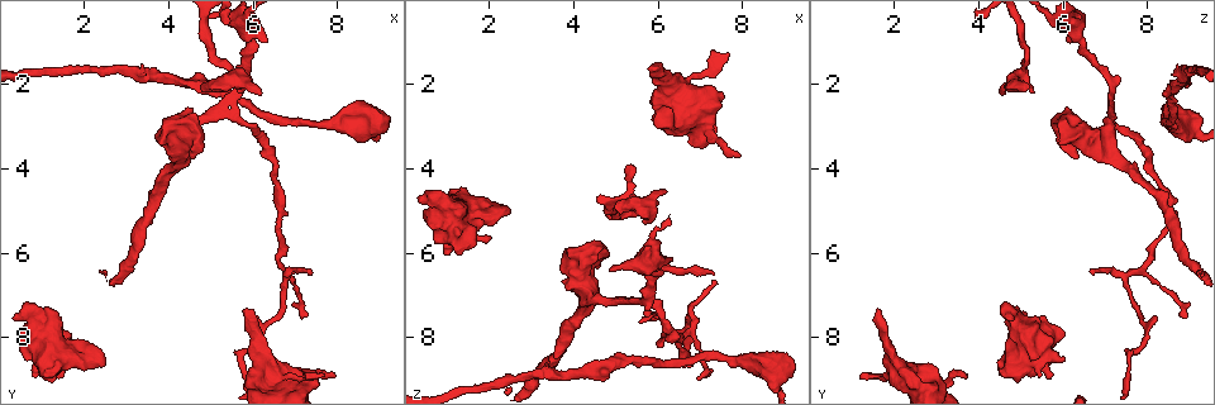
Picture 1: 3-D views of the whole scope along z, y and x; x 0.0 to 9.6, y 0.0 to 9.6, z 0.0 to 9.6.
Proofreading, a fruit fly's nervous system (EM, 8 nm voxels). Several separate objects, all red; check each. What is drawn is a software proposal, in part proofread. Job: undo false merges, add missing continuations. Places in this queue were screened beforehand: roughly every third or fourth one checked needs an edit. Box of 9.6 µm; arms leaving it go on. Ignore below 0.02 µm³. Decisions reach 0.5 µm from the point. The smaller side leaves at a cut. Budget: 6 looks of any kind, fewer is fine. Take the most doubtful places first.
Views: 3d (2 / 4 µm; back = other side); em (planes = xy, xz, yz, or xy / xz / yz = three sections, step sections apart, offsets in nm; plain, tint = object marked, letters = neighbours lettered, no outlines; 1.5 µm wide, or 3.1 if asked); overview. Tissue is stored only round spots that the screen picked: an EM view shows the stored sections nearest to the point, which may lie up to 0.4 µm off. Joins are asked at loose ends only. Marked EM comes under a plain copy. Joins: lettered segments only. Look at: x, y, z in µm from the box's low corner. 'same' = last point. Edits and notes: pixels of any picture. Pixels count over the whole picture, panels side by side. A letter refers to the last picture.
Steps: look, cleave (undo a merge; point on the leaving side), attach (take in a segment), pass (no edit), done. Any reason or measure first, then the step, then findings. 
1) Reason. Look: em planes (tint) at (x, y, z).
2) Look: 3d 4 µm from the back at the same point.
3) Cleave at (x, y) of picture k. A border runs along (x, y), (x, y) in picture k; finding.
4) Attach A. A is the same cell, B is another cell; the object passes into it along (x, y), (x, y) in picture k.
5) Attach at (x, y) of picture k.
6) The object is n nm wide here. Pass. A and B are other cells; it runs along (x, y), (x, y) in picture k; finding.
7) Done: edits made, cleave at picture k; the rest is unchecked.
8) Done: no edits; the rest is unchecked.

Branch stops here. Look: em yz step 8 (letters) at (5.80, 7.35, 1.65).

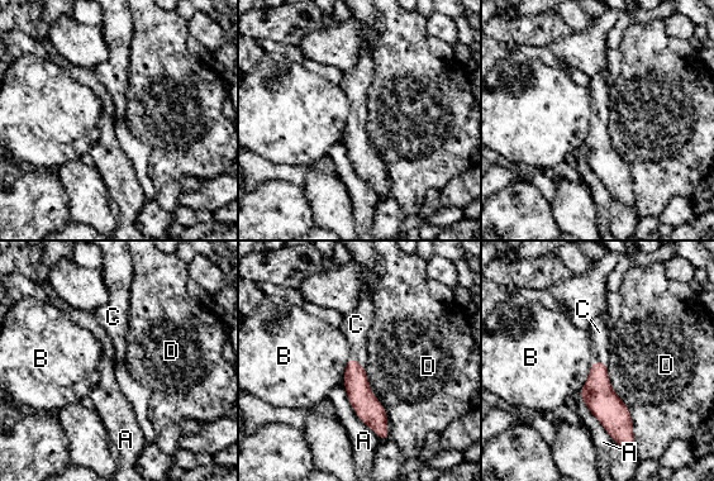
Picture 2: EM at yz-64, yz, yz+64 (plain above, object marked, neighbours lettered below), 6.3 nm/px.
Look: em planes (letters) at the same point.

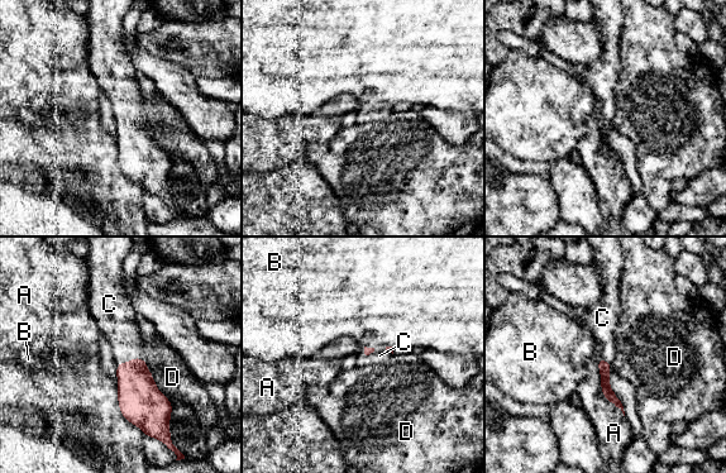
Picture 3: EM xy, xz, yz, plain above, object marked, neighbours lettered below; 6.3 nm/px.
The longest contact is with A, 420 nm. Attach C. C is the same cell, A, B and D are other cells; it goes on there.

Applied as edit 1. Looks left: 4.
See it whole again. Look: overview.

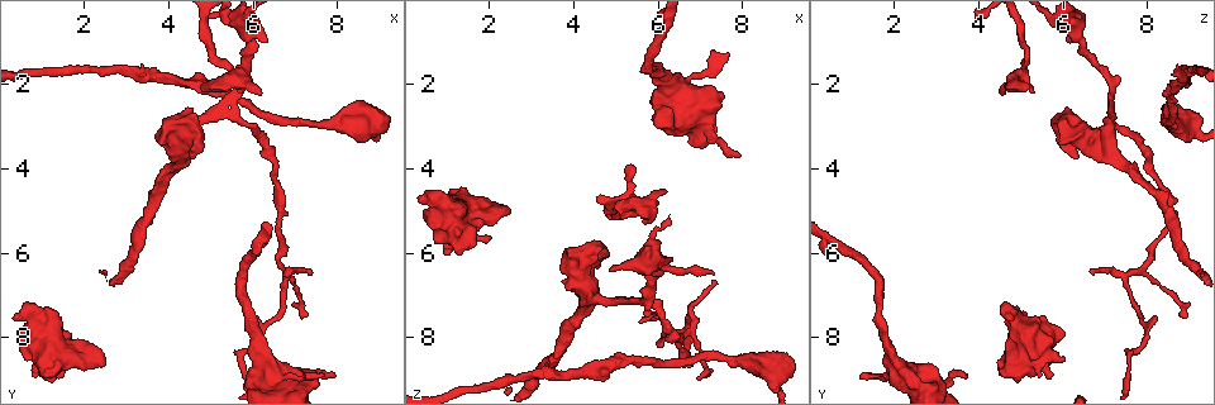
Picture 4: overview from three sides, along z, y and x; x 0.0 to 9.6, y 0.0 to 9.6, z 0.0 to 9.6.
Branch stops here. Look: 3d 4 µm from the back at (4.80, 2.15, 5.05).

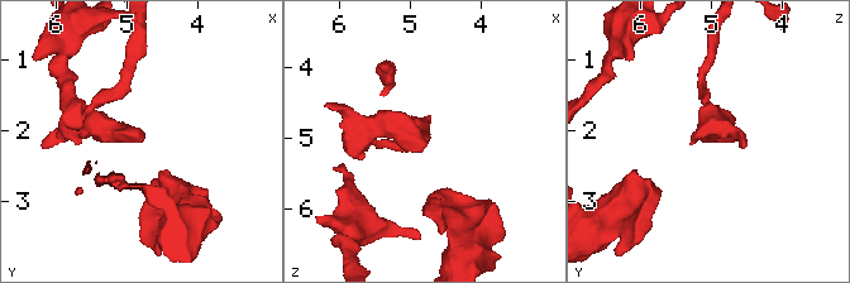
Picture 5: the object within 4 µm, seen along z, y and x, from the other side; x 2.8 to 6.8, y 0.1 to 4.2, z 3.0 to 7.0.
Look: em xy step 4 (letters) at (4.75, 2.15, 5.10).

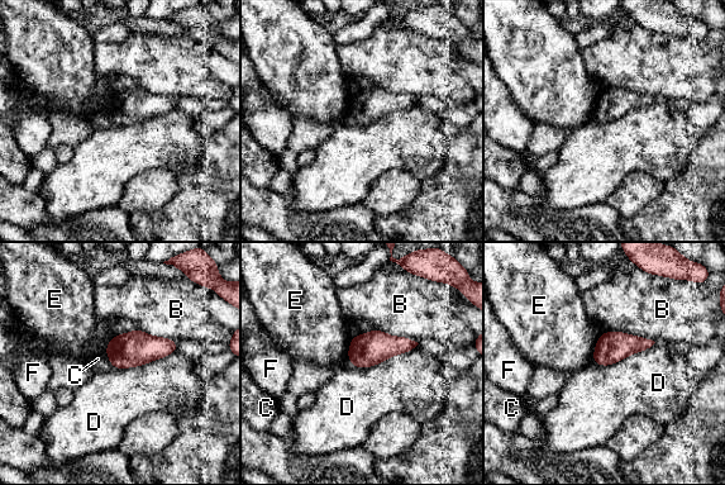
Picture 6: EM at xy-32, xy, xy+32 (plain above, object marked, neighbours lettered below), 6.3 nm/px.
Look: em planes (letters) at the same point.

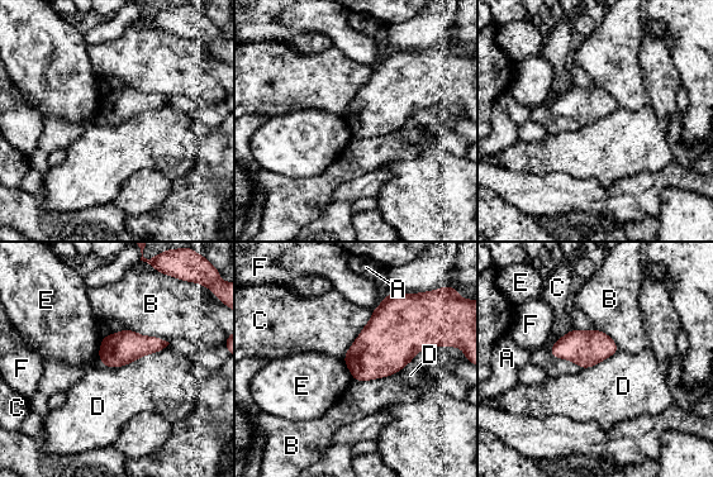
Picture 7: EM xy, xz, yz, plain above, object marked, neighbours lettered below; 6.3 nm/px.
The longest contact is with D, 440 nm. Pass. A, B, C, D, E and F are other cells; a border runs along (104, 334), (98, 357) in picture 7; none of them fits.

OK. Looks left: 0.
Done: edits made, attach at picture 3; the rest is unchecked.

